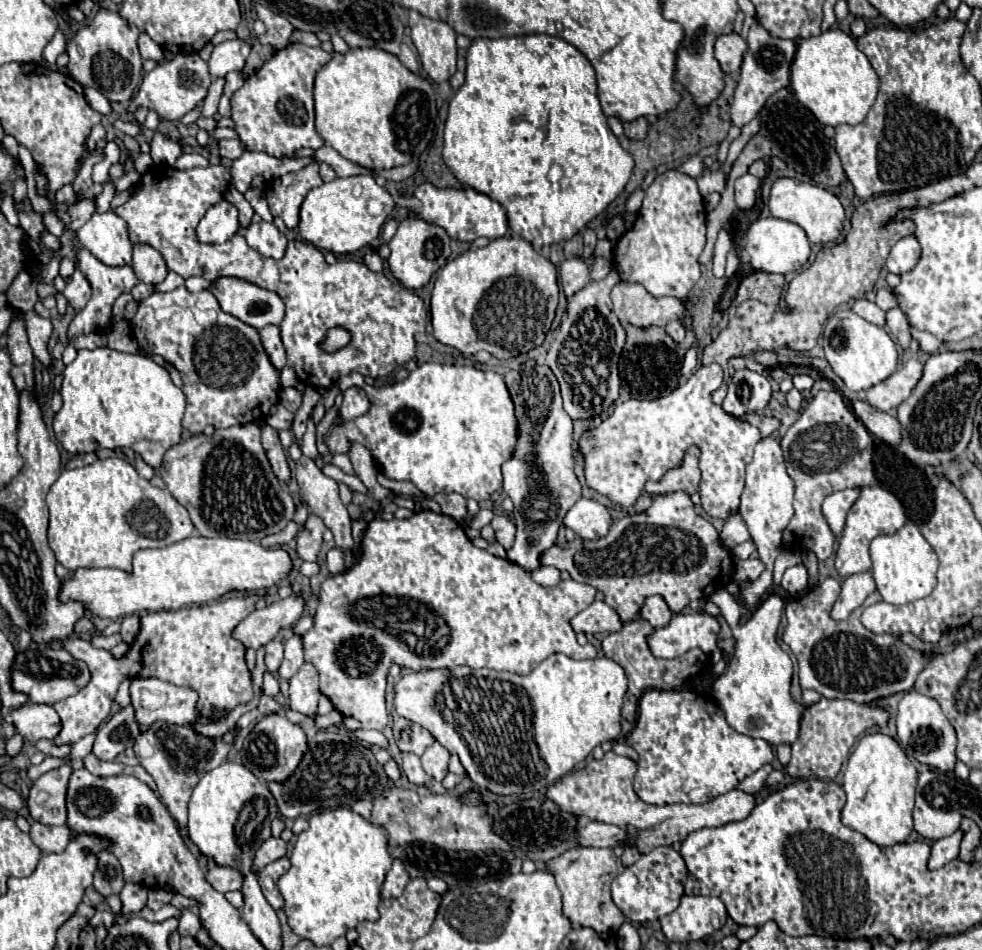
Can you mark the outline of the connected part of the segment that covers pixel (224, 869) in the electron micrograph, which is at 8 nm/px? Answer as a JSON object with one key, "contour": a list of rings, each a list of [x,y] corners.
{"contour":[[[214,866],[208,870],[206,880],[218,890],[218,892],[228,892],[228,890],[240,890],[244,882],[244,874],[232,866]]]}

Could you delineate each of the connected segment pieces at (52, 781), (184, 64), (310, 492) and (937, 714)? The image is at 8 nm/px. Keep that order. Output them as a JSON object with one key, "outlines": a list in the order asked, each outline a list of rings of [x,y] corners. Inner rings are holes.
{"outlines":[[[[62,766],[58,770],[42,774],[32,784],[28,796],[28,812],[32,820],[52,826],[66,824],[66,790],[68,790],[70,774],[72,768]]],[[[196,52],[176,54],[172,62],[164,62],[144,76],[136,96],[136,104],[148,110],[154,110],[162,120],[174,122],[174,120],[180,120],[186,112],[190,112],[206,98],[210,84],[212,84],[212,78],[208,72],[208,64]]],[[[300,456],[300,458],[296,460],[296,482],[298,482],[300,490],[302,490],[302,496],[304,496],[306,504],[308,504],[308,508],[310,508],[310,512],[316,514],[316,516],[320,516],[320,518],[324,520],[326,528],[332,530],[334,540],[336,540],[336,546],[342,548],[342,550],[352,548],[352,546],[354,546],[354,540],[352,540],[352,534],[350,534],[350,530],[352,530],[352,520],[350,520],[350,516],[348,516],[346,506],[340,502],[338,482],[332,480],[332,478],[328,478],[328,476],[324,476],[324,472],[322,472],[322,470],[314,464],[314,460],[310,460],[308,456]]],[[[910,690],[904,694],[904,698],[898,704],[896,714],[896,726],[898,726],[898,740],[904,752],[918,760],[920,764],[932,766],[940,772],[954,770],[958,758],[956,758],[956,732],[954,726],[944,716],[940,704],[916,690]]]]}

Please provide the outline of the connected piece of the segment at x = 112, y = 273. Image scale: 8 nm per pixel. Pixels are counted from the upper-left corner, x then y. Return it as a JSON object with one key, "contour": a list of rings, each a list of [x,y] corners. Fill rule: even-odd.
{"contour":[[[78,248],[76,250],[76,264],[78,268],[82,270],[82,274],[86,276],[86,280],[90,282],[92,286],[92,298],[90,302],[74,316],[70,328],[68,328],[68,338],[70,342],[76,340],[76,336],[80,334],[90,334],[90,332],[108,332],[112,328],[112,304],[114,300],[124,294],[124,292],[130,292],[136,284],[138,284],[138,278],[136,274],[132,272],[130,266],[120,266],[120,268],[114,268],[114,266],[106,266],[102,264],[92,252],[88,252],[86,248]]]}

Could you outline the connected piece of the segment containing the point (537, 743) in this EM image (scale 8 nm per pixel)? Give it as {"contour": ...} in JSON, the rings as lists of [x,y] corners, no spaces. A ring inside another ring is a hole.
{"contour":[[[552,654],[526,676],[488,668],[472,670],[468,666],[406,672],[394,684],[394,708],[406,720],[424,726],[452,754],[458,754],[468,776],[480,790],[520,796],[548,788],[582,762],[596,746],[616,740],[620,734],[620,708],[626,690],[628,678],[624,668],[606,656],[572,660],[564,654]]]}

